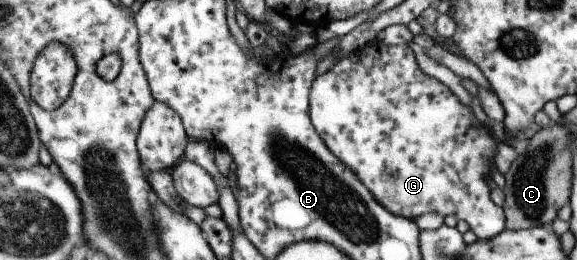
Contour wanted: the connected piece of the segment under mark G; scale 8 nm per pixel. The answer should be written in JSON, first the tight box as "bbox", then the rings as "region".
{"bbox":[311,42,506,239],"region":[[[381,42],[365,44],[362,47],[356,48],[348,57],[344,57],[342,61],[334,63],[331,69],[319,75],[312,85],[311,89],[311,118],[315,124],[316,131],[324,143],[328,144],[332,153],[346,164],[348,169],[352,169],[358,179],[370,188],[372,195],[384,204],[384,207],[394,212],[394,215],[407,217],[408,219],[418,219],[420,215],[426,213],[440,213],[440,215],[454,215],[457,221],[466,221],[469,224],[471,231],[478,239],[491,239],[495,235],[500,234],[506,225],[504,225],[504,215],[502,209],[496,203],[492,203],[488,199],[488,187],[484,183],[484,175],[491,175],[491,167],[494,166],[494,141],[490,139],[490,130],[483,123],[478,121],[472,112],[470,106],[464,105],[452,91],[448,85],[444,85],[442,81],[426,75],[422,71],[422,67],[418,65],[418,59],[412,51],[412,47],[408,45],[386,45]]]}

